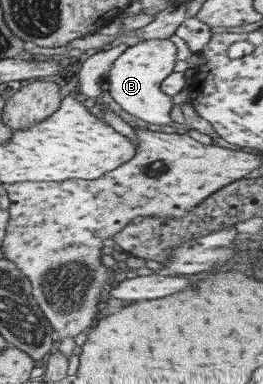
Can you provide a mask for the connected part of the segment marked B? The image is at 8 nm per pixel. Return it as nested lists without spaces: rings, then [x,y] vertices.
[[[168,38],[146,39],[126,49],[113,61],[106,74],[109,82],[109,94],[114,102],[125,110],[143,120],[151,128],[168,131],[172,99],[160,91],[160,84],[168,74],[172,74],[176,62],[176,47]]]

